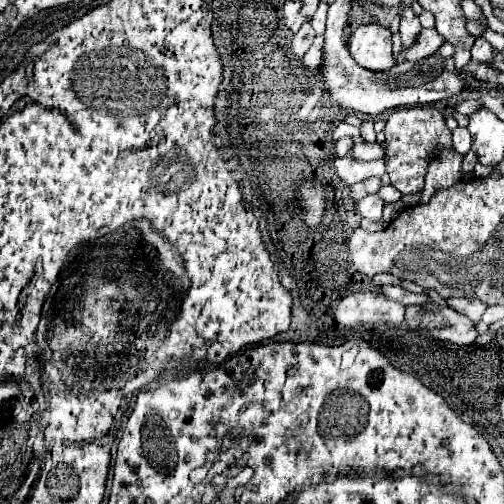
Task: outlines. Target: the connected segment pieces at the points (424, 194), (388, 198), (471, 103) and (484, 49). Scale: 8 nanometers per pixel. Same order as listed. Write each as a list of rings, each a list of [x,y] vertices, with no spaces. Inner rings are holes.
[[[451,151],[451,153],[441,153],[441,157],[437,161],[431,161],[429,165],[429,173],[425,177],[425,189],[421,191],[421,205],[425,201],[429,201],[429,197],[433,197],[433,193],[437,193],[439,189],[447,189],[451,185],[455,185],[461,175],[461,161],[463,155]]]
[[[383,185],[381,191],[379,191],[379,197],[385,201],[385,203],[391,203],[391,201],[399,201],[403,197],[401,191],[397,191],[393,185]]]
[[[466,100],[455,106],[455,110],[464,115],[472,115],[481,108],[484,108],[484,104],[481,100]]]
[[[479,37],[479,39],[475,41],[471,53],[473,53],[473,59],[475,59],[475,61],[493,63],[493,59],[495,59],[495,57],[493,57],[493,47],[491,47],[483,37]]]

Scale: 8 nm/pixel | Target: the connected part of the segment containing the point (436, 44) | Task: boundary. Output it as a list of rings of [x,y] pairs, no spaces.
[[[423,29],[417,43],[409,49],[405,49],[405,57],[407,61],[419,61],[425,59],[433,53],[437,53],[437,49],[445,43],[445,39],[437,33],[437,29]]]

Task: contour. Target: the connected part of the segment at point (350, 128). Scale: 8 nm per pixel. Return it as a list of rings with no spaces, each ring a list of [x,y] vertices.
[[[342,121],[337,125],[335,128],[335,131],[333,131],[333,143],[338,141],[339,139],[345,137],[345,136],[355,136],[358,137],[360,136],[360,130],[359,128]]]

